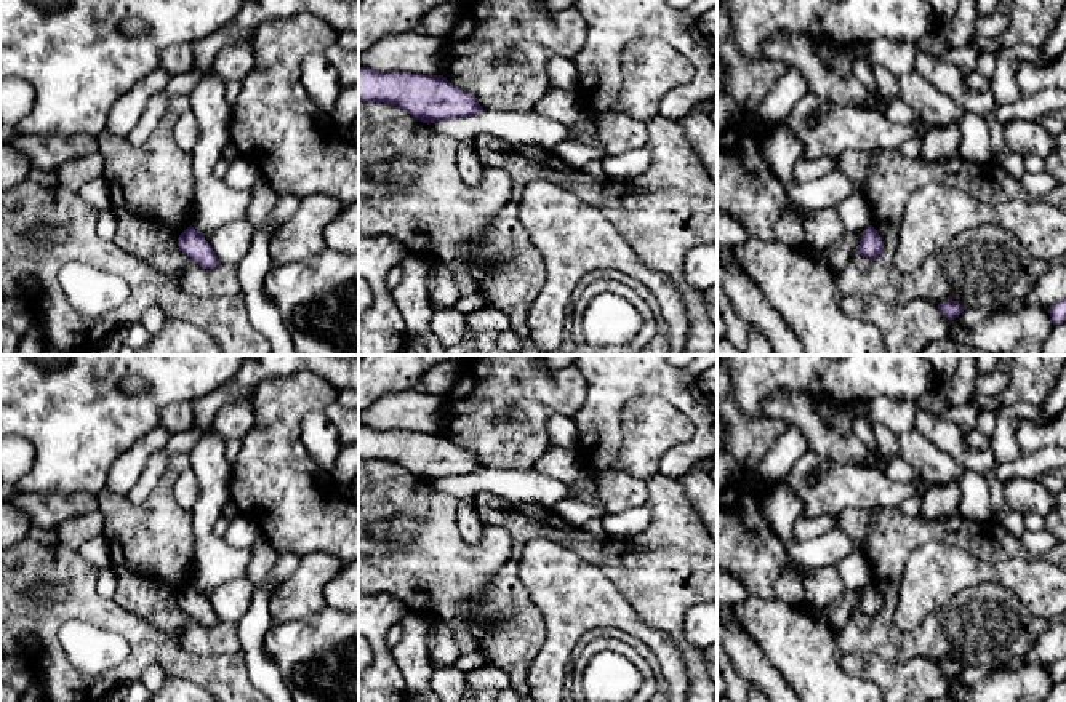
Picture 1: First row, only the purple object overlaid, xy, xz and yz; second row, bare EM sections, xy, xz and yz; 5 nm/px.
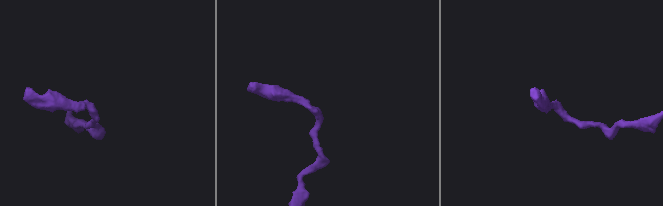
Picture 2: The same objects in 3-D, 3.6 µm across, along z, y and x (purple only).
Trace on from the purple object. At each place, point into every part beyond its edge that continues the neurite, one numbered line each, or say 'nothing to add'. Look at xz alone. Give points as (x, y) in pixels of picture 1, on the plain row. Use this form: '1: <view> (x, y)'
nothing to add

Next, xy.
nothing to add

